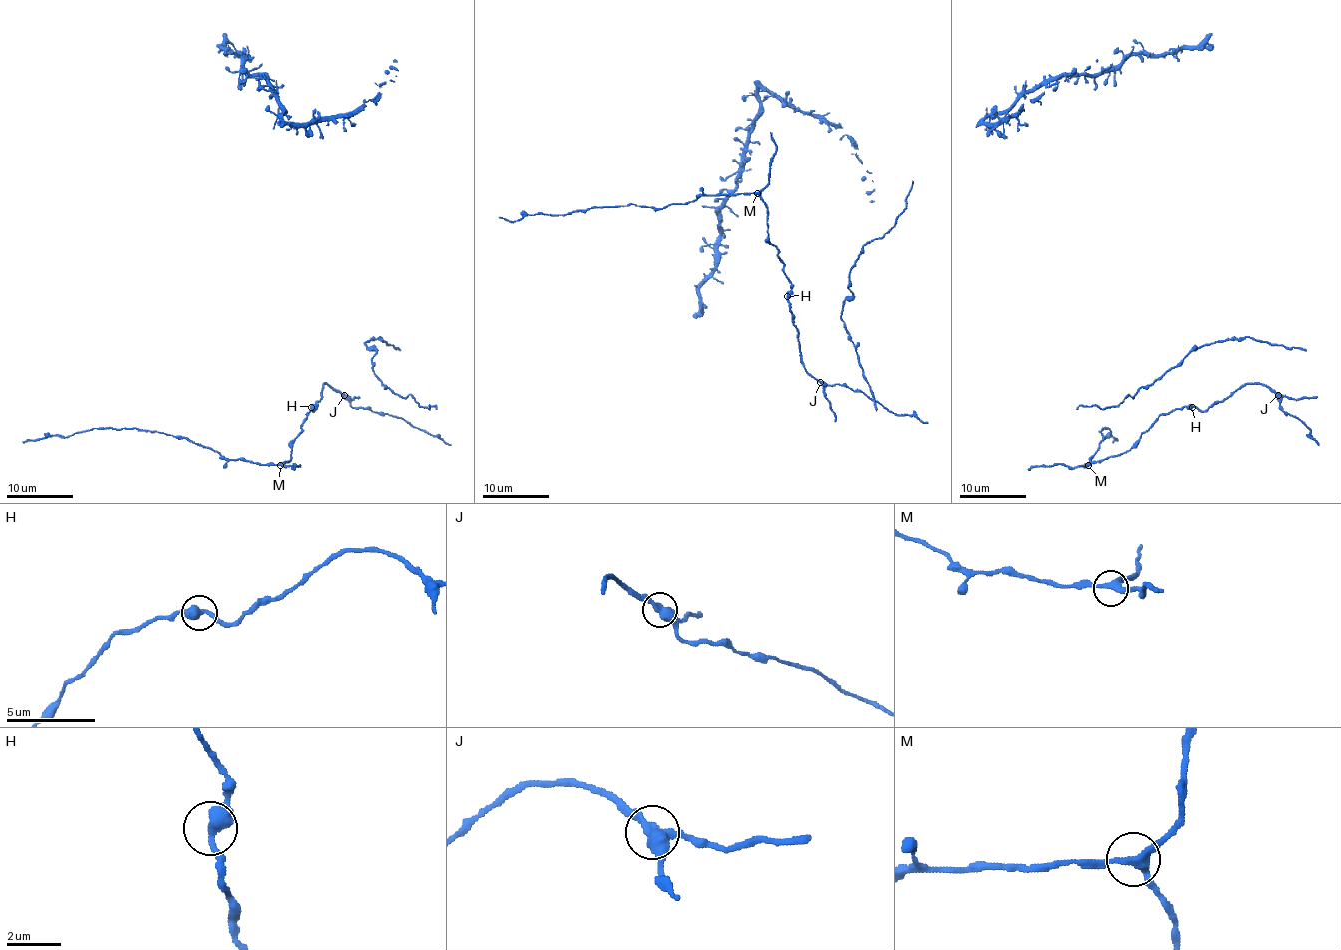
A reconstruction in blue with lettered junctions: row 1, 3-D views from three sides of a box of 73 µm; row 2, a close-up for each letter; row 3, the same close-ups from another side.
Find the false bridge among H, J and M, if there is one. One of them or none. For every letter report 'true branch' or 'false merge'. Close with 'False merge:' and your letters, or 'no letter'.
H: true branch
J: false merge
M: true branch
False merge: J

